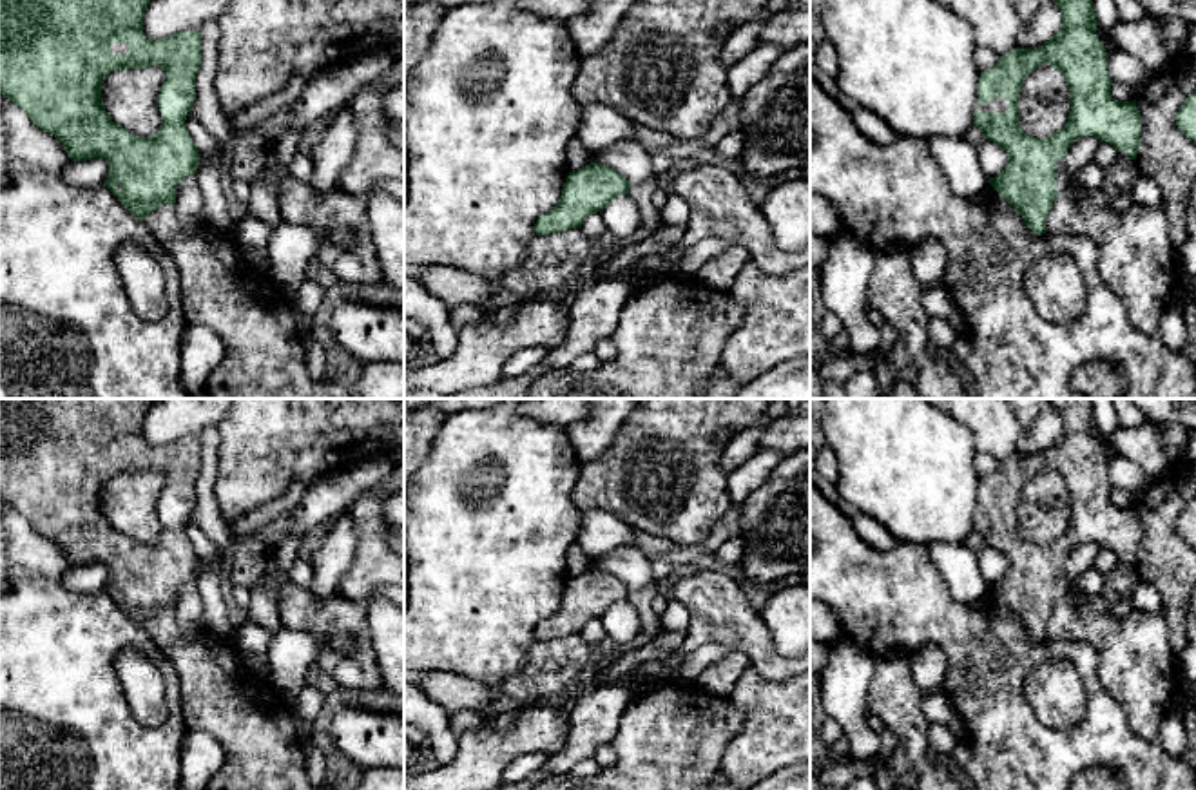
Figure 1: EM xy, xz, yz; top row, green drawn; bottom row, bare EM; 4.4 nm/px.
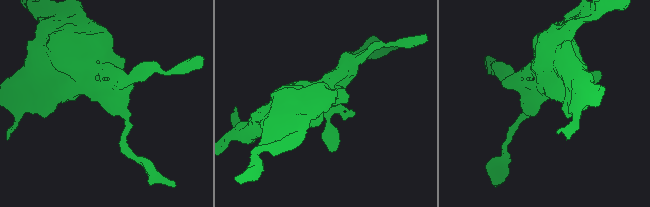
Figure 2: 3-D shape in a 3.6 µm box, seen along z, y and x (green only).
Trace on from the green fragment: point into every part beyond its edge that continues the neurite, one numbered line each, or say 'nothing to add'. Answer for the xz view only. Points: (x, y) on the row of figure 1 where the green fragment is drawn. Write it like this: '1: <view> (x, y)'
1: xz (555, 265)

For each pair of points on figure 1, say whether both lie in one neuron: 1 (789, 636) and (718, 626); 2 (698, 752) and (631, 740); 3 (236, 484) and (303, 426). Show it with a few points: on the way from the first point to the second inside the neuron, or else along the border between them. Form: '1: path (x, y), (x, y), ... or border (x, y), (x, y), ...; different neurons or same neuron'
1: border (758, 611), (774, 647), (790, 658); different neurons
2: path (682, 752), (676, 752), (664, 740), (647, 740); same neuron
3: path (252, 468), (287, 433); same neuron

